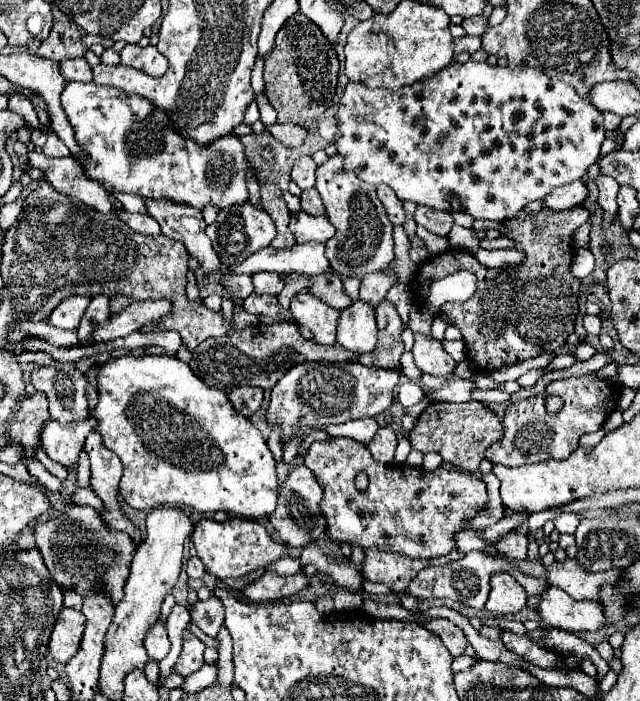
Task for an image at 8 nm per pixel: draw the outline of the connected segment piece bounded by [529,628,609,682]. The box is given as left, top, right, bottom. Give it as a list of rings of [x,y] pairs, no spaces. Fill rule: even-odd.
[[[537,628],[537,630],[529,632],[529,636],[533,640],[537,640],[537,642],[543,640],[547,648],[551,648],[553,652],[559,652],[563,656],[575,654],[579,658],[589,658],[599,670],[597,682],[605,676],[605,672],[609,672],[609,664],[599,656],[599,652],[591,644],[587,644],[583,638],[579,638],[575,634],[569,634],[565,630],[555,630],[555,628]]]

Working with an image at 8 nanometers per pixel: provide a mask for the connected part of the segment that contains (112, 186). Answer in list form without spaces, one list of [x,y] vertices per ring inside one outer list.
[[[69,82],[61,96],[63,108],[67,112],[69,124],[73,126],[75,140],[83,148],[77,158],[83,174],[91,180],[97,180],[109,194],[111,192],[129,192],[143,198],[165,198],[177,204],[189,204],[197,210],[203,210],[207,204],[225,210],[229,206],[239,206],[249,200],[247,190],[247,156],[245,148],[235,134],[217,138],[211,144],[195,144],[191,138],[179,134],[163,108],[155,108],[149,100],[137,94],[123,92],[115,86],[99,86],[95,82]]]

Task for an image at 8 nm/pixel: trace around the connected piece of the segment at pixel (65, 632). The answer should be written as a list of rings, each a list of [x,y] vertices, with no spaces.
[[[63,608],[63,612],[59,614],[59,620],[53,628],[49,646],[47,646],[51,656],[57,662],[67,664],[75,656],[75,652],[79,650],[81,638],[83,638],[83,628],[85,628],[83,614],[79,610]]]

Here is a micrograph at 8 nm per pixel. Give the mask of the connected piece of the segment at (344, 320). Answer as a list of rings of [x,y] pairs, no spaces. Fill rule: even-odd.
[[[357,300],[355,304],[351,304],[351,308],[345,308],[339,316],[337,344],[361,356],[371,352],[375,348],[375,342],[377,342],[375,312],[371,310],[369,304]]]

